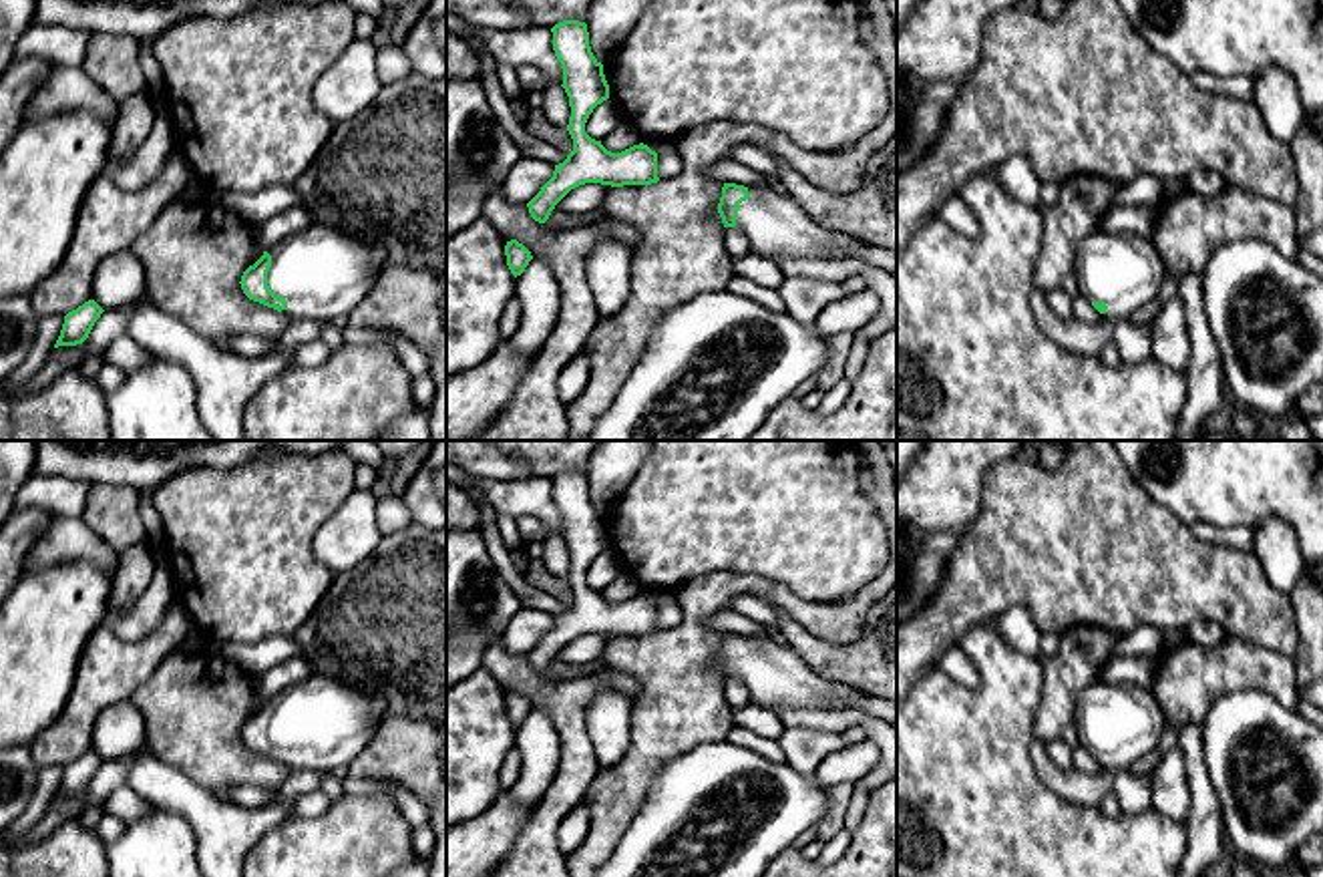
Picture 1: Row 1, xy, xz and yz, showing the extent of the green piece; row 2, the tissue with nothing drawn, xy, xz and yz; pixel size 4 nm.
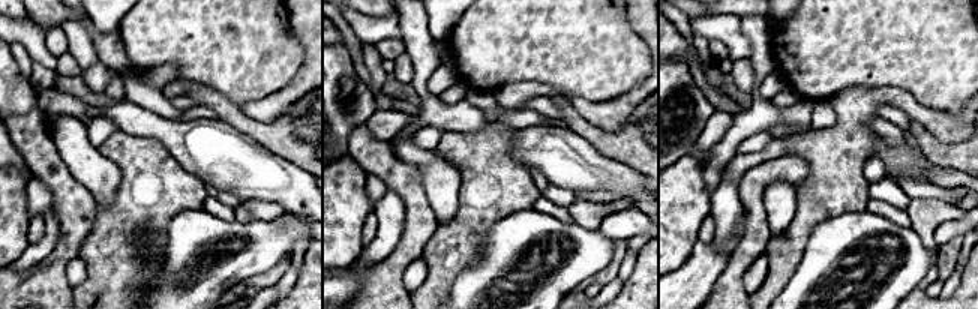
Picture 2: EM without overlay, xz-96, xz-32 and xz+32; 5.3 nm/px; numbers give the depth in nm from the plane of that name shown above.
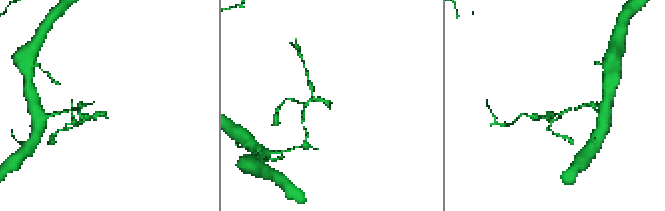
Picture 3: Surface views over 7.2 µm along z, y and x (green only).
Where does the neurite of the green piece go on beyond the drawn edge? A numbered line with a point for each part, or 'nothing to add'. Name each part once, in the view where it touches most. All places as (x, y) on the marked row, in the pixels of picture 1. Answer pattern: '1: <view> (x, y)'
1: xy (324, 274)

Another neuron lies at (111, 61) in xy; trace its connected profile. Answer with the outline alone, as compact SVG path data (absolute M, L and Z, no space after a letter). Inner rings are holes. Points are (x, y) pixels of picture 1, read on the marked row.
M88 32L88 48L82 70L115 103L123 103L131 95L147 89L137 54L139 44L129 36L111 32Z

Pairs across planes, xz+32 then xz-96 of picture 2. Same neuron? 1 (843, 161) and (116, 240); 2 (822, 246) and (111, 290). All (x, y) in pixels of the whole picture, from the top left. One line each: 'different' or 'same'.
1: same
2: different

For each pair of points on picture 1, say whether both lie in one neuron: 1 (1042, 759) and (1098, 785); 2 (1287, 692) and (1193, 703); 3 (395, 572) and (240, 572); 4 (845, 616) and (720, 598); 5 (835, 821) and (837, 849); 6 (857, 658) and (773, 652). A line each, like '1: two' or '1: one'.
1: one
2: one
3: two
4: one
5: two
6: two

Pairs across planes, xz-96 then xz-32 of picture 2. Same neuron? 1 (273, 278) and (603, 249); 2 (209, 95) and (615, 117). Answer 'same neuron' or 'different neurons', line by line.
1: different neurons
2: different neurons

